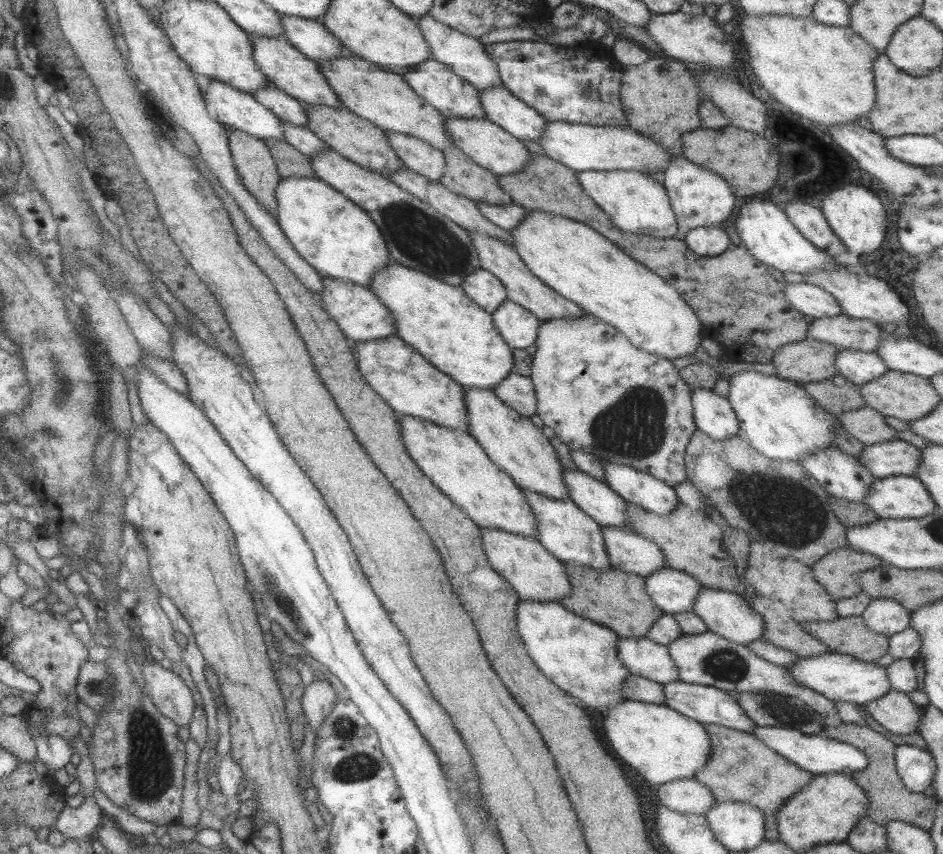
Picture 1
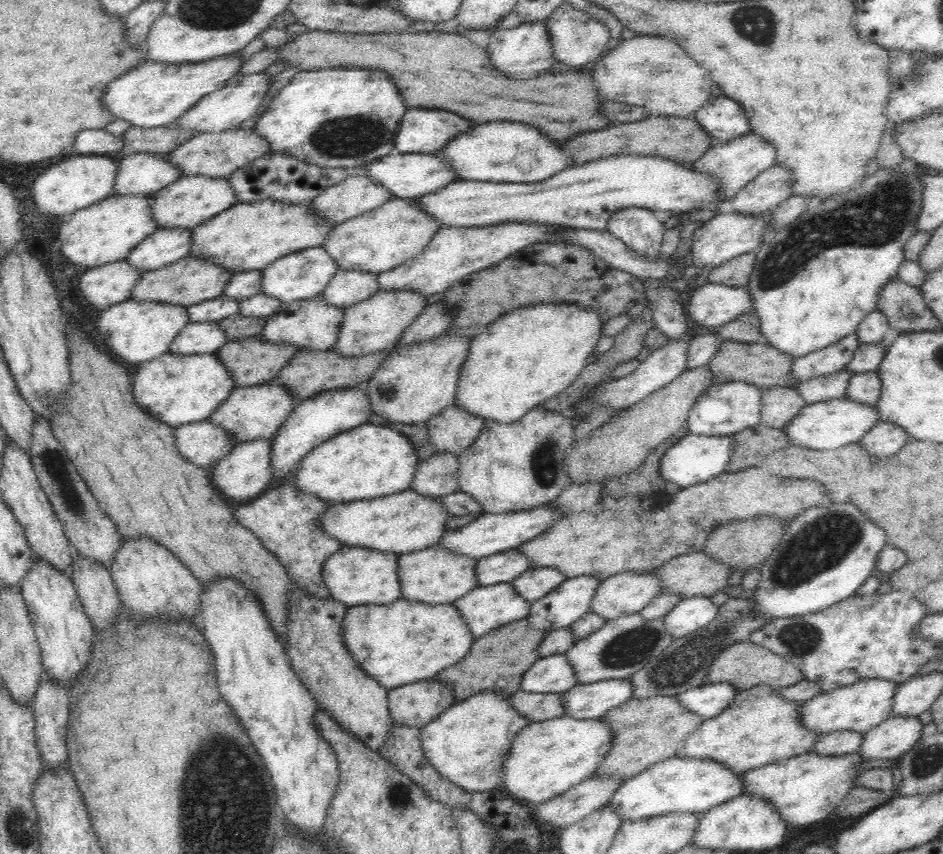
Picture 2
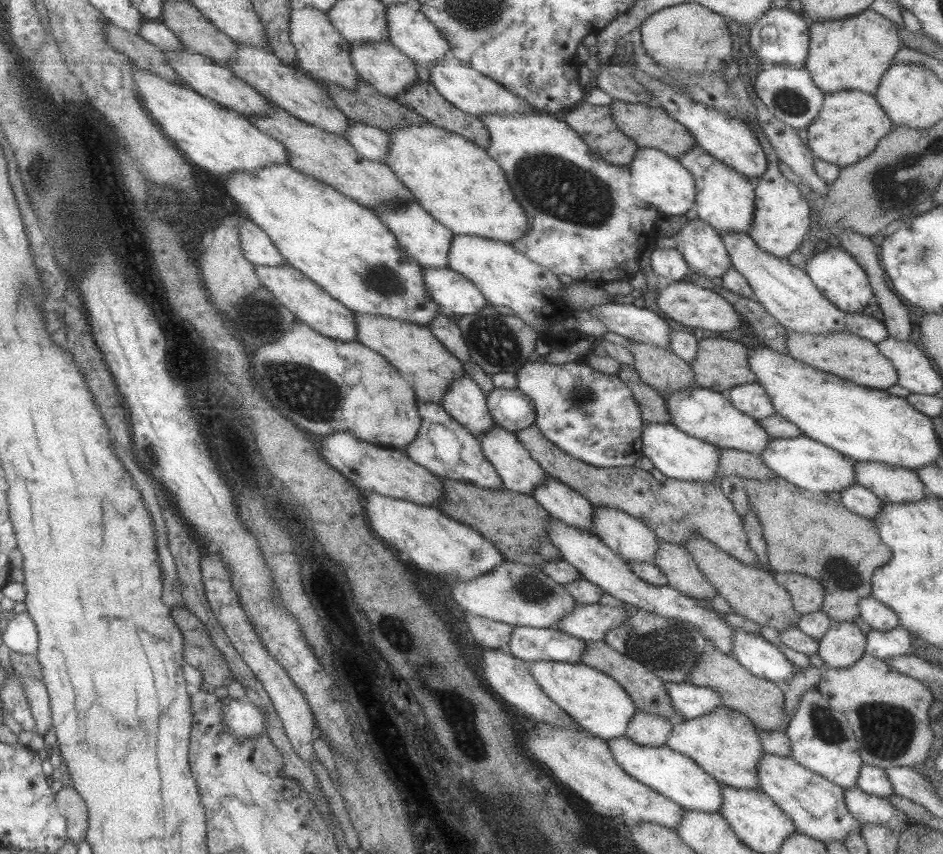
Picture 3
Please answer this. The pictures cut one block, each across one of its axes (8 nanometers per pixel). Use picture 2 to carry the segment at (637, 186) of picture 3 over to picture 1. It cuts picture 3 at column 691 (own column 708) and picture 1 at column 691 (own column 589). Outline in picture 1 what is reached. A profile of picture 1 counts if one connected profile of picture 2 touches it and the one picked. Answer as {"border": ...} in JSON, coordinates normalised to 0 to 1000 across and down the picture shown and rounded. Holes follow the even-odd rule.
{"border":[[[723,183],[713,184],[707,192],[702,217],[718,259],[718,279],[723,279],[734,267],[767,260],[775,251],[779,241],[779,230],[769,211],[748,197],[741,197],[740,192],[735,192]]]}

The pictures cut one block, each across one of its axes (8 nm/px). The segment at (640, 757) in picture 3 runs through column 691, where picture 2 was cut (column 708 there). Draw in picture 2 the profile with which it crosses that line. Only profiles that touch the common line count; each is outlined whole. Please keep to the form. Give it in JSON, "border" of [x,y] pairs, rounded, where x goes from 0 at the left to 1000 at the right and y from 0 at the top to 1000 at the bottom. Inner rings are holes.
{"border":[[[718,885],[690,895],[679,906],[664,912],[654,924],[643,943],[652,948],[659,963],[708,956],[717,951],[743,953],[789,927],[784,906],[772,902],[767,895],[758,890]]]}

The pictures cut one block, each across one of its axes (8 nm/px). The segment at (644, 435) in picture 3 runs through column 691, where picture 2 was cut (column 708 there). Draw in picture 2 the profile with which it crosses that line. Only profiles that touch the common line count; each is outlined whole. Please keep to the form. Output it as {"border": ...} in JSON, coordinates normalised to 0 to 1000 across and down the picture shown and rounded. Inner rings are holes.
{"border":[[[729,507],[715,516],[700,535],[699,559],[706,566],[715,567],[720,573],[730,571],[768,554],[773,540],[775,525],[778,522],[777,509],[742,511]]]}

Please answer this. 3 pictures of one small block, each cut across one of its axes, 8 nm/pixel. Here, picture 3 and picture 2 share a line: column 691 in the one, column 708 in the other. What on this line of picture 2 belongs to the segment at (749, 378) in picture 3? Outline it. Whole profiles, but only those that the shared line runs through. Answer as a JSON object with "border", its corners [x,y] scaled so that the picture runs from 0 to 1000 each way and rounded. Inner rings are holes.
{"border":[[[766,398],[759,406],[755,419],[748,426],[754,438],[756,448],[771,448],[776,446],[790,447],[806,456],[821,452],[838,452],[843,454],[846,447],[839,445],[837,433],[841,423],[840,417],[825,412],[821,406],[809,400],[788,402],[777,398]]]}

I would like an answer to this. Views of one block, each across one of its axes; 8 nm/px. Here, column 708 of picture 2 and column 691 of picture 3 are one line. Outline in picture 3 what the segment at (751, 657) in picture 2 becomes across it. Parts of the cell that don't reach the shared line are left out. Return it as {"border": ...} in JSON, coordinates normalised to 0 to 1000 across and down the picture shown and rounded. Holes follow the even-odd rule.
{"border":[[[752,759],[739,770],[732,782],[730,797],[737,803],[743,802],[756,807],[760,810],[768,828],[787,834],[803,855],[831,857],[834,854],[835,845],[830,836],[831,806],[829,802],[799,792],[774,767],[771,768],[758,759]]]}

